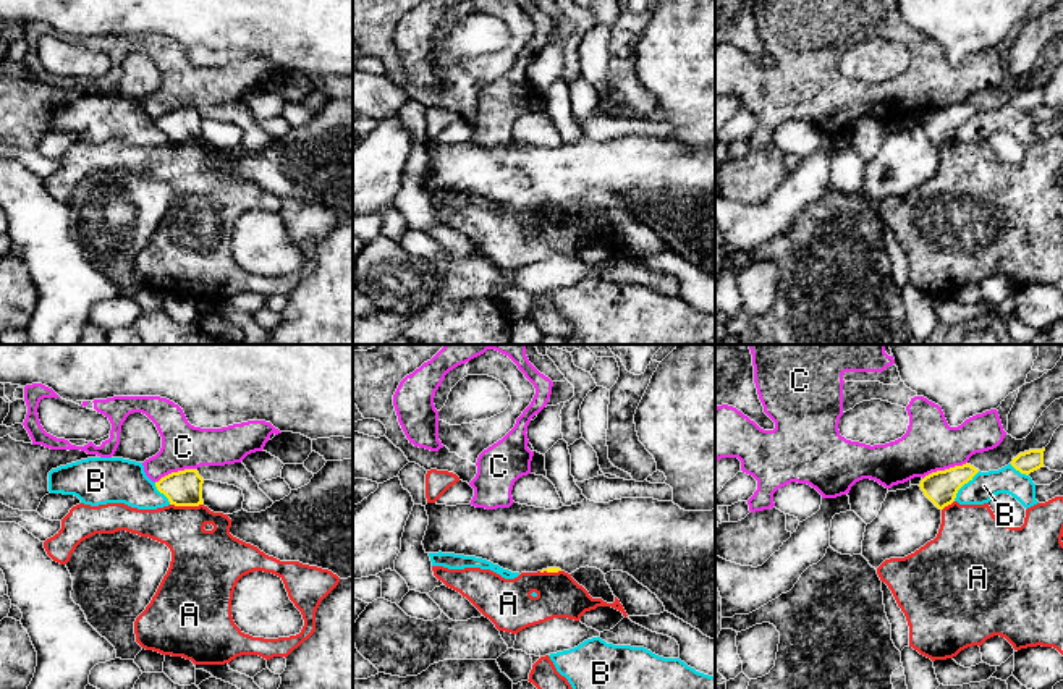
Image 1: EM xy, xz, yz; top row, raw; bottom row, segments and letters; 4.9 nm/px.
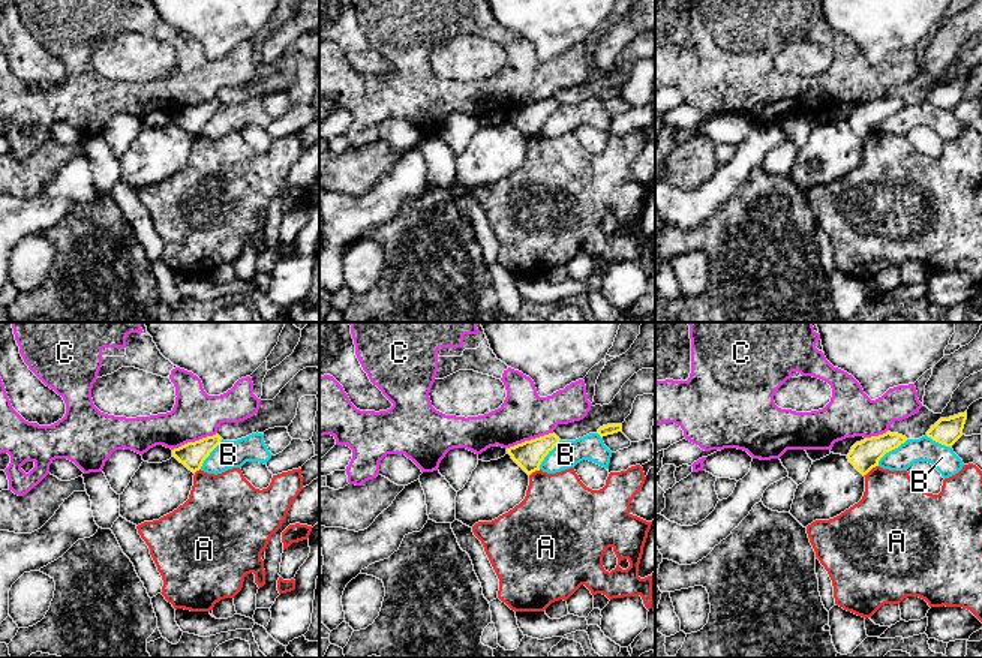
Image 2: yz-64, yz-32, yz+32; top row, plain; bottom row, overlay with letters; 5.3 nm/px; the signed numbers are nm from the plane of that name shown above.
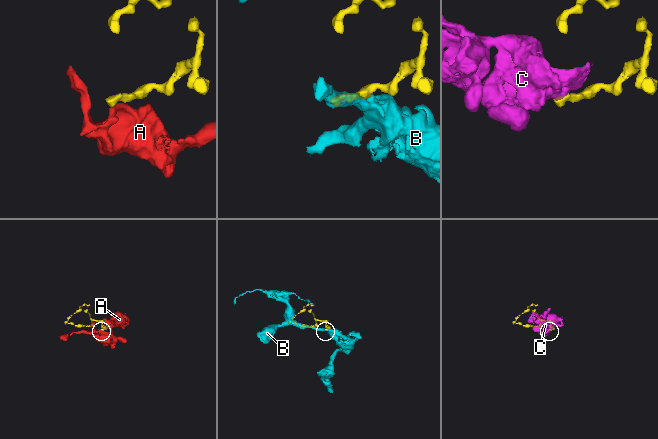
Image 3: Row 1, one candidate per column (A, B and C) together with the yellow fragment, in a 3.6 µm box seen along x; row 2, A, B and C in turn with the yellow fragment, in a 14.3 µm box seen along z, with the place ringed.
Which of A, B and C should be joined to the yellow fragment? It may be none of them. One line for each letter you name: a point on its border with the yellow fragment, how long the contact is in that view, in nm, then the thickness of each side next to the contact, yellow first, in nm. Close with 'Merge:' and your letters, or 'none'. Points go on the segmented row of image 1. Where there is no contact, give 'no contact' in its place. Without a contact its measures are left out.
Merge: none

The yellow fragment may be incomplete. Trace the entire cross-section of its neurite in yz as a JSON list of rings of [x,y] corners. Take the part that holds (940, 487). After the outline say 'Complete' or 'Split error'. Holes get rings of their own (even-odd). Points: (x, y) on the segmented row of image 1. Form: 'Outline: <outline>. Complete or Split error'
Outline: [[[966,463],[925,476],[919,487],[938,509],[943,509],[955,501],[958,490],[972,480],[977,472],[979,469]]]. Complete

